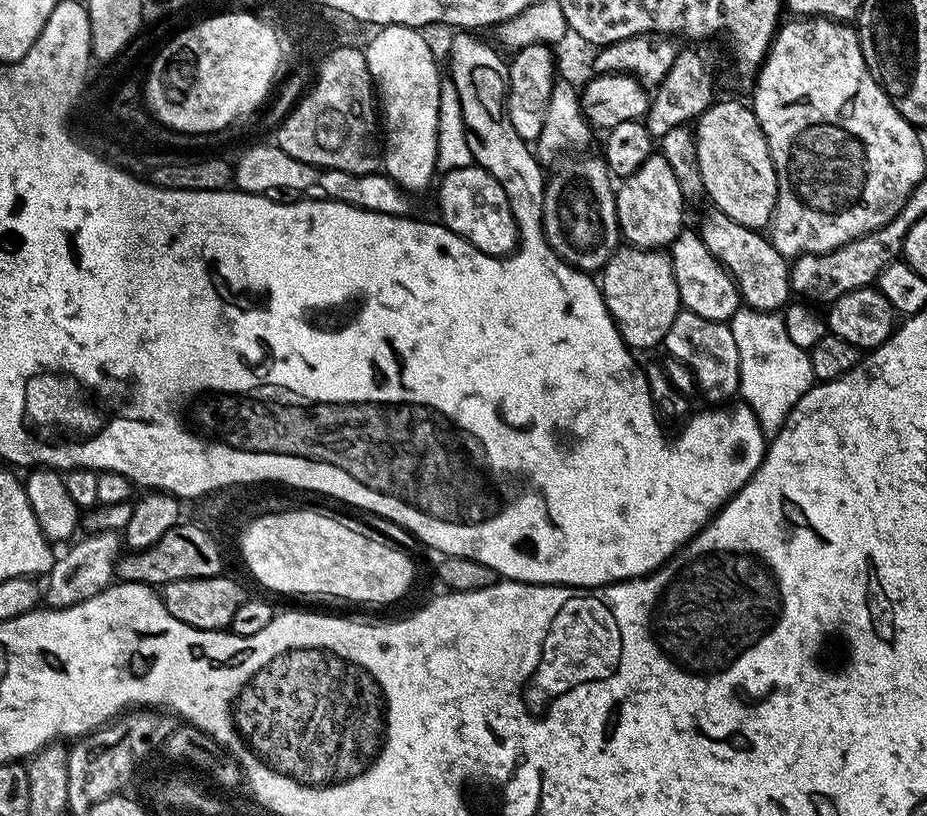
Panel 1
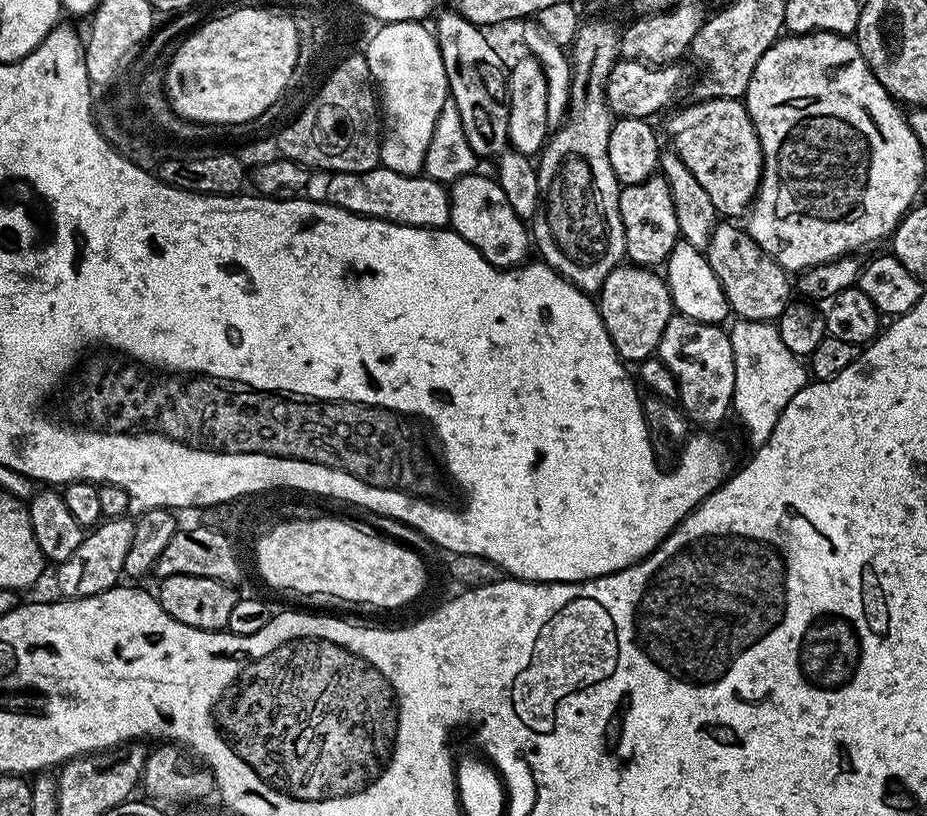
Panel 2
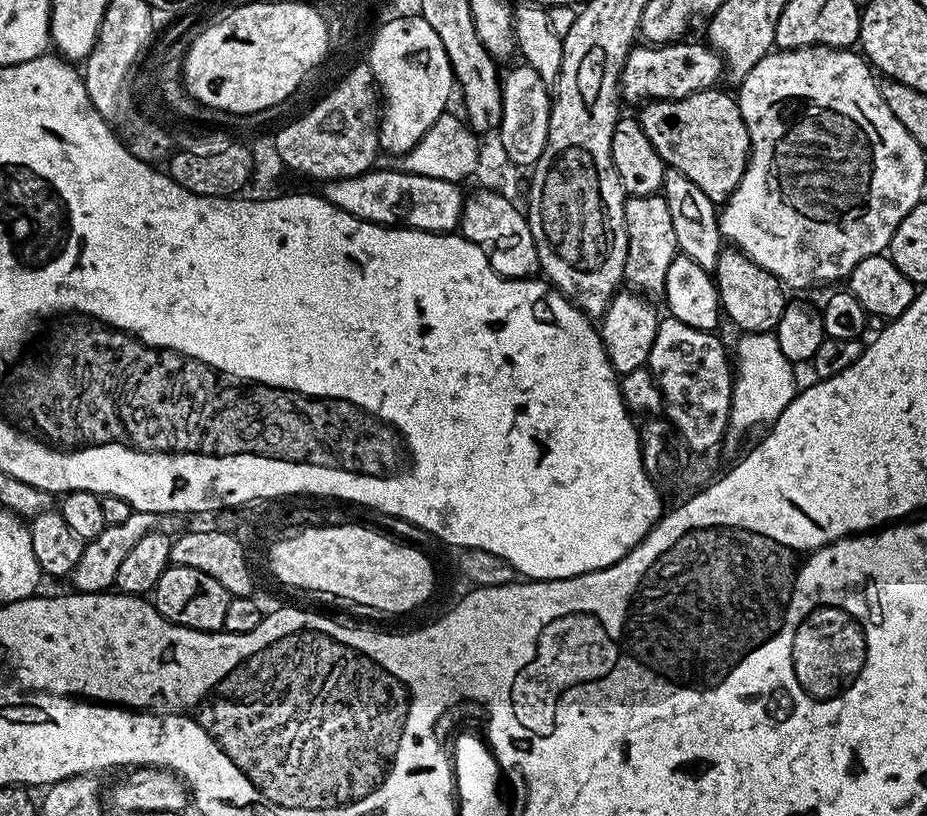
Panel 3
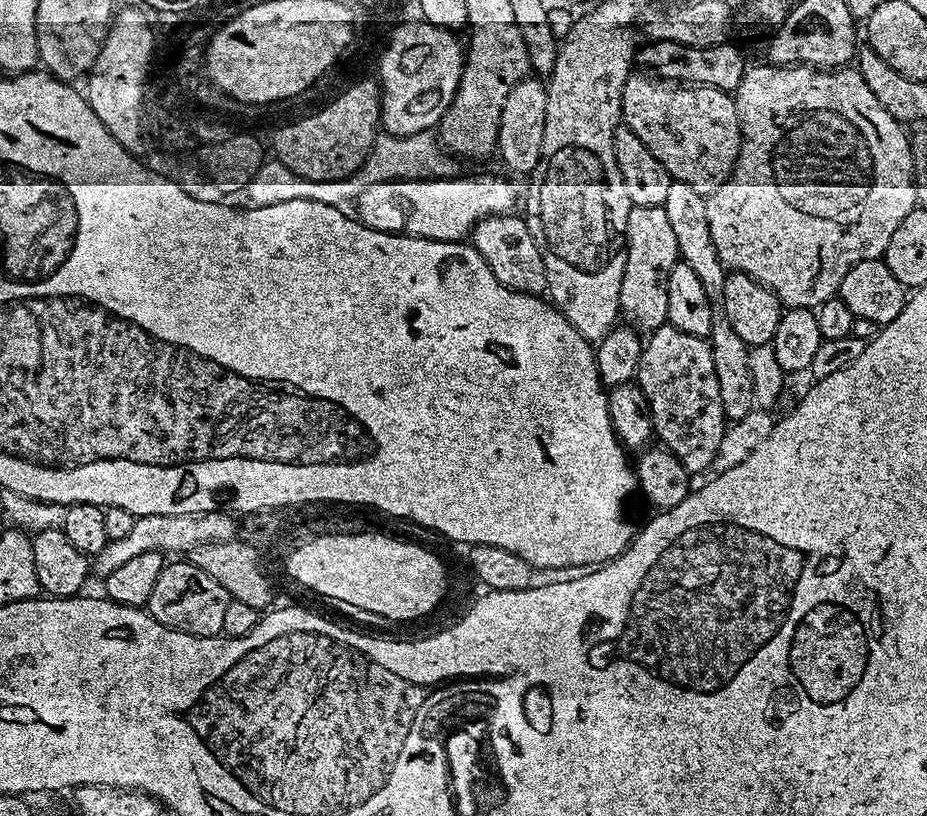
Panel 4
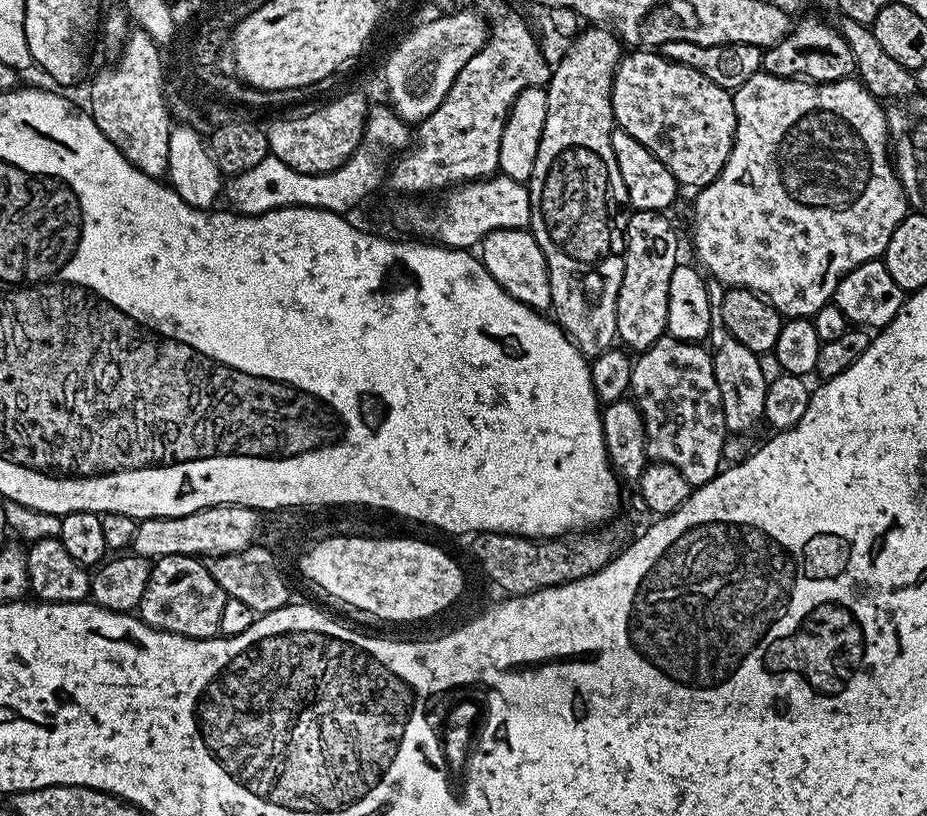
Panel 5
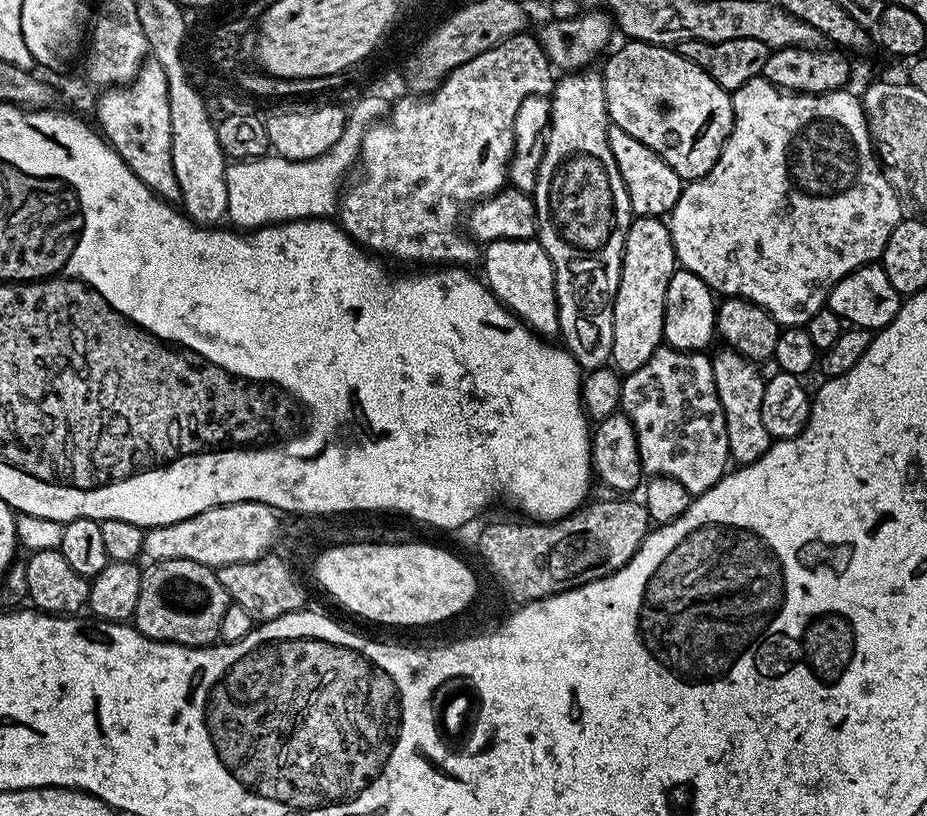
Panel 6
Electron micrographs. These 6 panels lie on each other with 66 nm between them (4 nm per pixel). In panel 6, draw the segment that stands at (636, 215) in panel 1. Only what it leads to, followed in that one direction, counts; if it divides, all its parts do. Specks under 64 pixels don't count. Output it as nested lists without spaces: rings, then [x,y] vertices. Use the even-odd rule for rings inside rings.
[[[636,216],[626,234],[620,285],[614,298],[614,346],[610,364],[617,372],[627,374],[638,370],[638,366],[644,366],[650,354],[654,354],[654,350],[661,347],[664,338],[666,290],[670,286],[670,278],[676,271],[678,271],[678,261],[667,223],[655,216]]]

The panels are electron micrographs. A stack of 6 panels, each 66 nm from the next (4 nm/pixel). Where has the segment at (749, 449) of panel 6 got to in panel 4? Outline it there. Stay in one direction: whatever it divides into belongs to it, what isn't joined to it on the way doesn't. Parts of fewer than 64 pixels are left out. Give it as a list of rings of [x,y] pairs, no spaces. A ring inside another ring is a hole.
[[[673,181],[663,208],[666,210],[666,218],[669,219],[673,229],[681,261],[688,264],[694,270],[694,274],[698,275],[699,282],[706,291],[706,298],[710,299],[712,333],[706,339],[712,346],[714,370],[718,374],[718,386],[722,390],[722,410],[729,421],[735,422],[745,418],[746,414],[750,414],[754,409],[755,382],[751,374],[753,353],[750,351],[750,346],[742,342],[738,334],[734,334],[734,329],[730,326],[730,318],[726,318],[726,306],[722,292],[725,290],[725,278],[728,272],[710,238],[707,199],[703,193],[688,183]]]

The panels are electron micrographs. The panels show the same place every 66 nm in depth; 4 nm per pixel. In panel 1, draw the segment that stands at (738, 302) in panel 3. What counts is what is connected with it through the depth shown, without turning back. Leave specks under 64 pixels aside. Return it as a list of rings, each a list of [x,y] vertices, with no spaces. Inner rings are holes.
[[[715,206],[709,207],[709,212],[701,218],[698,231],[706,250],[732,275],[732,281],[740,291],[740,299],[749,309],[779,313],[789,303],[792,296],[789,257],[783,256],[763,231],[742,226],[742,222],[734,222],[734,218],[722,214],[722,210],[718,210]]]

